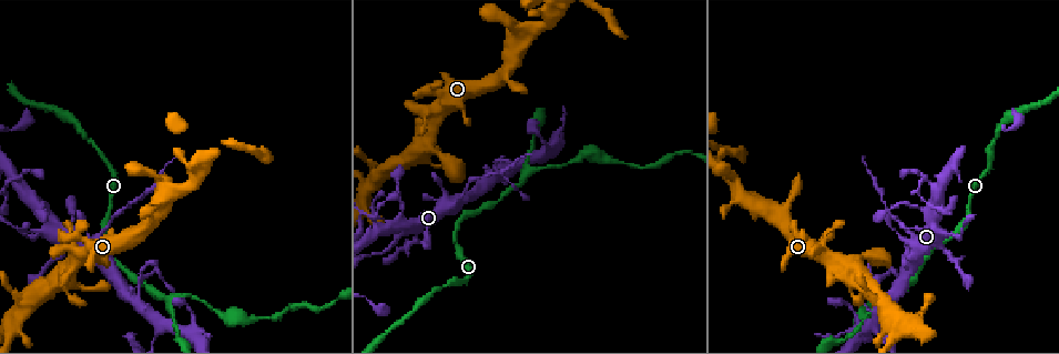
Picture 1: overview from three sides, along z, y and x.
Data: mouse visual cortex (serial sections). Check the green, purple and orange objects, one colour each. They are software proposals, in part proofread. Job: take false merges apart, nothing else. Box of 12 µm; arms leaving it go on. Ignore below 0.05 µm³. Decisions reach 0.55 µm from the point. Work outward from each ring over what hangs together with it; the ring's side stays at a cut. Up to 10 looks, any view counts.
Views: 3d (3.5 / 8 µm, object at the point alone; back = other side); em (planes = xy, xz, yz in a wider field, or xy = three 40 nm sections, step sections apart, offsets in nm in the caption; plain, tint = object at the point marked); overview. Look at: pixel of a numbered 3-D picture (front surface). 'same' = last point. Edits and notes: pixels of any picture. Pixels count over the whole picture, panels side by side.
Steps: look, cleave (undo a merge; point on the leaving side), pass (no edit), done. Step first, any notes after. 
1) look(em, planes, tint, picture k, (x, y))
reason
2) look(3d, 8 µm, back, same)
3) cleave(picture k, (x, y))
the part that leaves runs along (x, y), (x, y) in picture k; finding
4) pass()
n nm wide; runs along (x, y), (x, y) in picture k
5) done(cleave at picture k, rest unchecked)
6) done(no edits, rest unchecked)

look(3d, 8 µm, picture 1, (87, 287))
narrows sharply

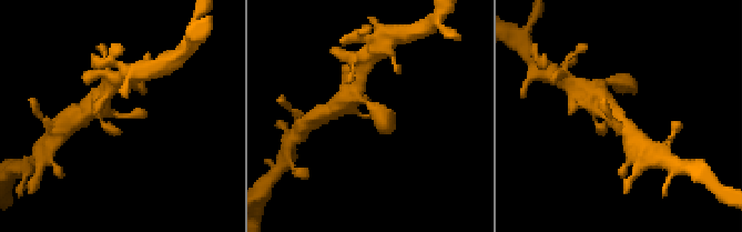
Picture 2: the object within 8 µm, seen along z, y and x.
look(em, xy, step 1, tint, picture 2, (121, 115))
shape alone is not enough

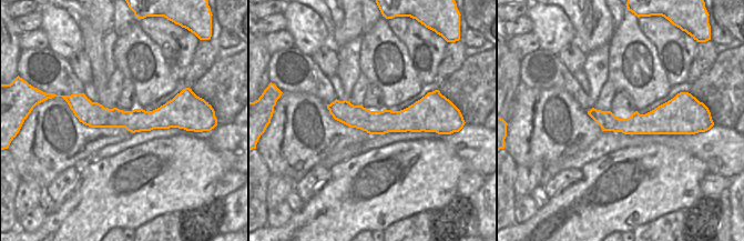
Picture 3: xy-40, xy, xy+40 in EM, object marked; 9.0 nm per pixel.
pass()
runs along (99, 100), (109, 113), (144, 118) in picture 2; all the same cell

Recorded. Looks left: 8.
look(3d, 3.5 µm, picture 1, (526, 173))
a fork

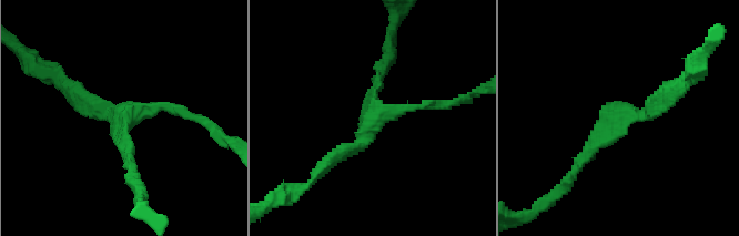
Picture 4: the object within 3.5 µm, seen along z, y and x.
look(em, xy, step 5, tint, picture 4, (619, 112))
3 arms; arms of 150, 150, 200 nm; need the tissue

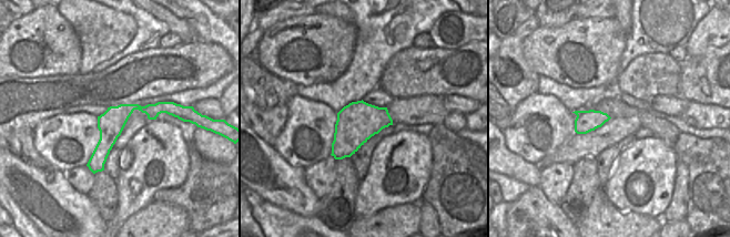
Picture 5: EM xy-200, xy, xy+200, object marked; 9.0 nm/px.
pass()
runs along (169, 107), (130, 107), (90, 164) in picture 5; all the same cell

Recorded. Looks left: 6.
look(em, xy, step 1, tint, picture 1, (100, 233))
three-way junction

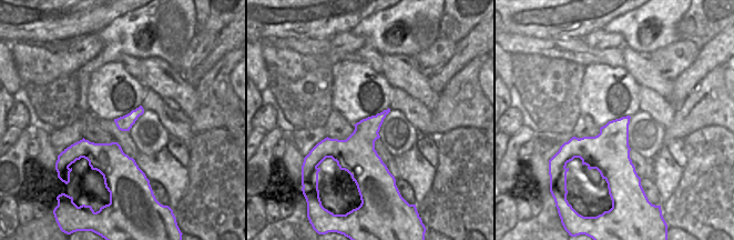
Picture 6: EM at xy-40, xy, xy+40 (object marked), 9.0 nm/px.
look(3d, 3.5 µm, same)
wider look

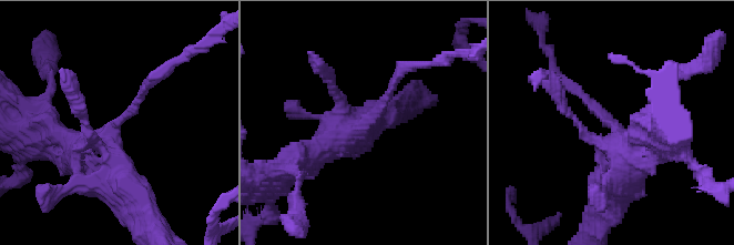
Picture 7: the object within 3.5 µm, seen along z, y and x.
cleave(picture 7, (387, 97))
280 nm wide; the part that leaves runs along (367, 121), (401, 70), (429, 64) in picture 7; two cells meet here

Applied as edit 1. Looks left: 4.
look(3d, 3.5 µm, picture 1, (612, 160))
calibre changes

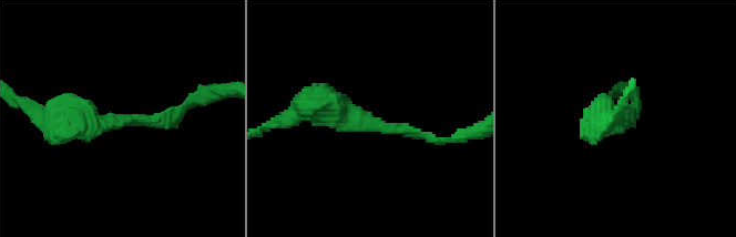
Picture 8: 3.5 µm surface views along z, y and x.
look(em, planes, tint, picture 8, (623, 120))
arms of 150, 400 nm

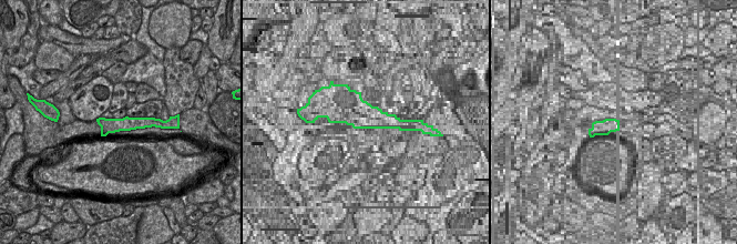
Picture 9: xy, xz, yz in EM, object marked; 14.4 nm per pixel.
pass()
runs along (303, 107), (436, 142) in picture 8; all the same cell

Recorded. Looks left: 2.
done(cleave at picture 7, rest unchecked)

